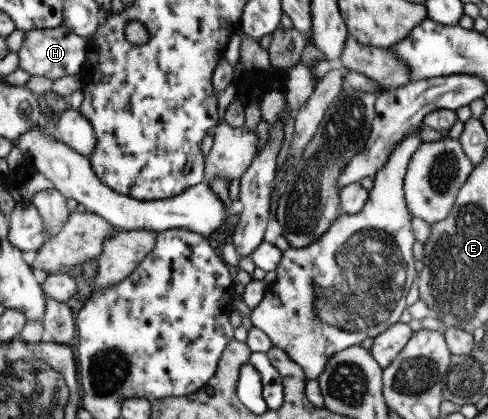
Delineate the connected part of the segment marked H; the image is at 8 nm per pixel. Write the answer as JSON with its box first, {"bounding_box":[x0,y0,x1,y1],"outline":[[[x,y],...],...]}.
{"bounding_box":[17,26,88,79],"outline":[[[66,26],[51,30],[31,30],[25,33],[22,48],[17,52],[20,58],[20,68],[30,75],[43,75],[49,79],[59,79],[69,75],[77,75],[82,70],[87,58],[88,39],[73,33]]]}

